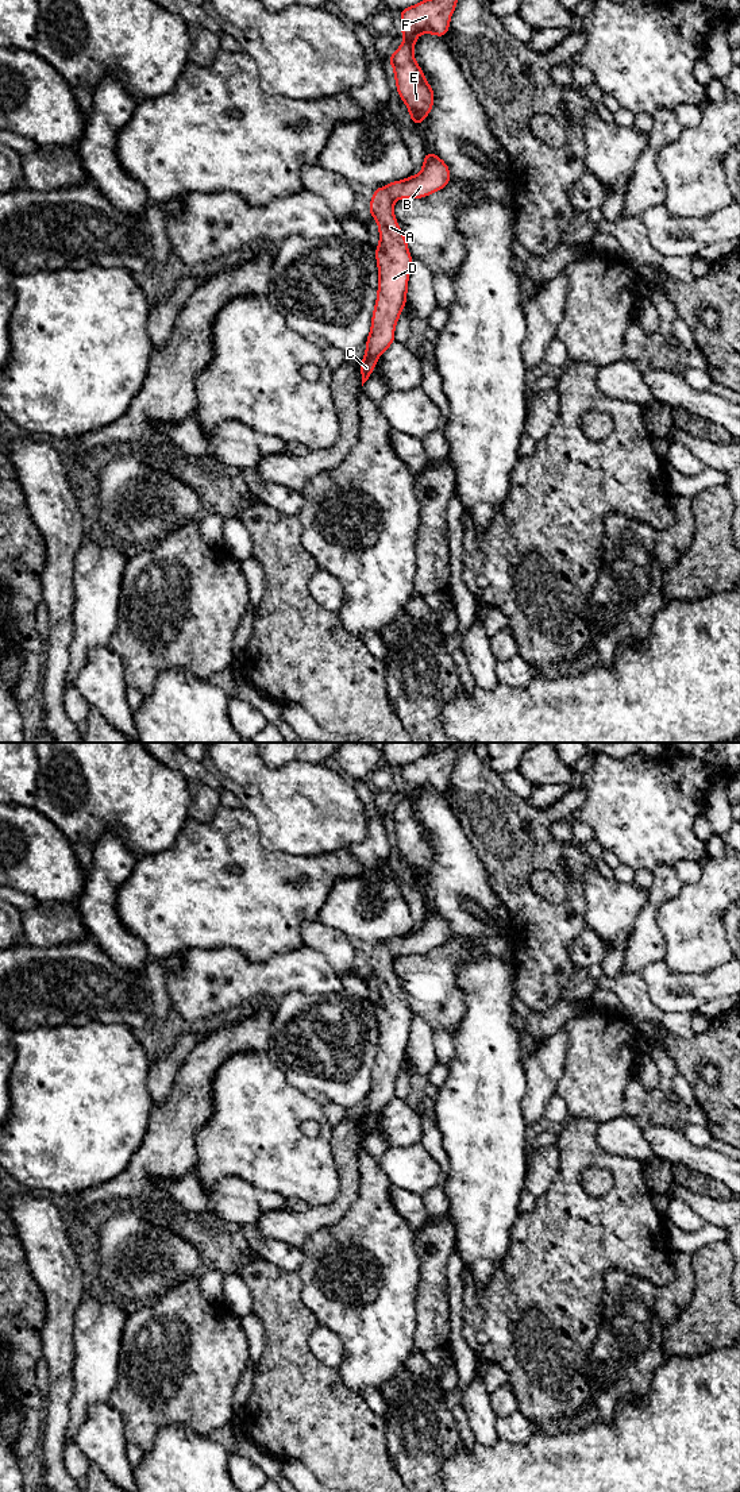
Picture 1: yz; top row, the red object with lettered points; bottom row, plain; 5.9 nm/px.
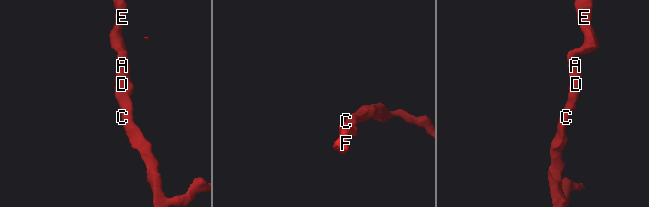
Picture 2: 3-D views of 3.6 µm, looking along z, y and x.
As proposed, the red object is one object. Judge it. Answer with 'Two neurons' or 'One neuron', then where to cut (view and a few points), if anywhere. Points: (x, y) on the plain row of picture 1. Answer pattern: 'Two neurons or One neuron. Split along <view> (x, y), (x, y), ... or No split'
One neuron. No split

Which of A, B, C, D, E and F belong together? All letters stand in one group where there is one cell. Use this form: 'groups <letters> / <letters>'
groups A B C D E F

